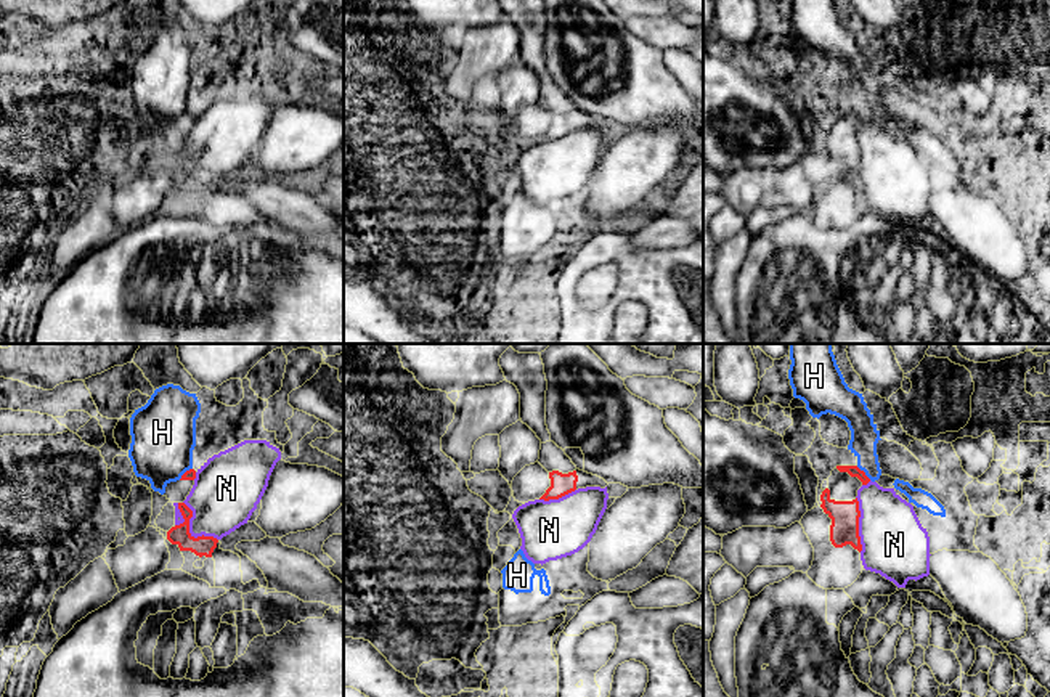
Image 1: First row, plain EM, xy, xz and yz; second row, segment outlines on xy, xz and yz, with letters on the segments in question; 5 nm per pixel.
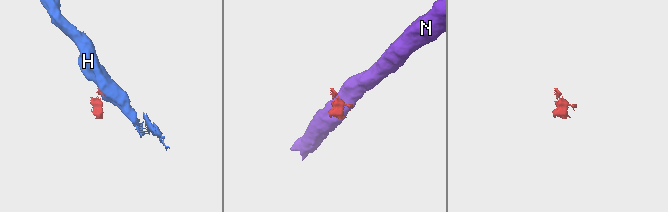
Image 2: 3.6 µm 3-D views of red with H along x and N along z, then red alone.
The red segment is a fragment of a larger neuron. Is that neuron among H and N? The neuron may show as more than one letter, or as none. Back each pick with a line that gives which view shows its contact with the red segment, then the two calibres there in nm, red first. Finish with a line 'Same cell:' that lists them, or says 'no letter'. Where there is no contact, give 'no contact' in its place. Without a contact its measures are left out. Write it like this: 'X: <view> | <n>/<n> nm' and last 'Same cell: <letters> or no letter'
Same cell: no letter

